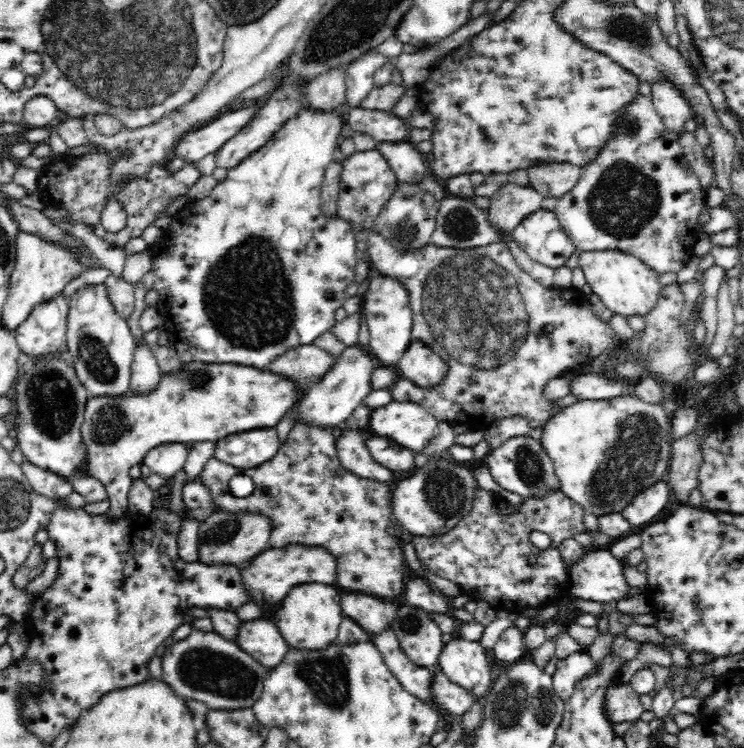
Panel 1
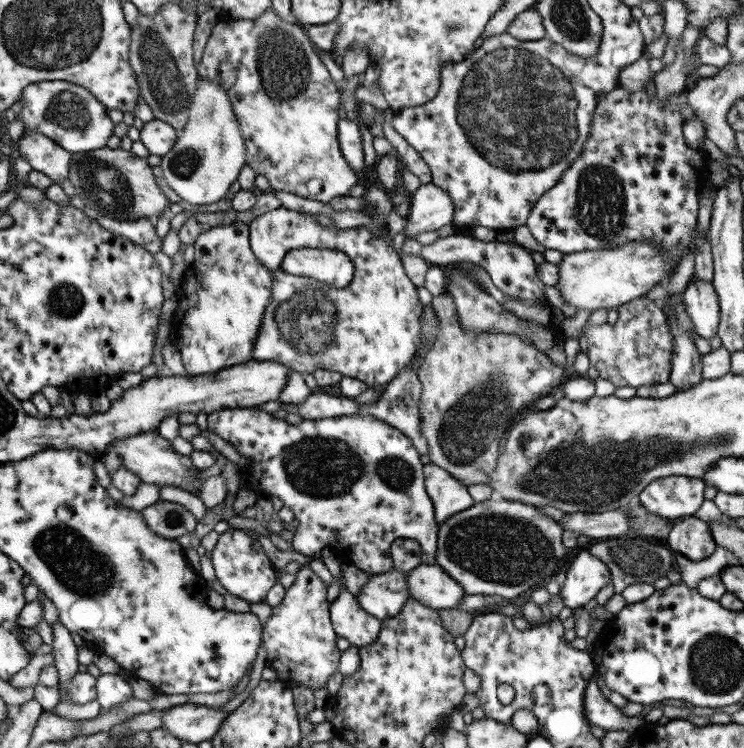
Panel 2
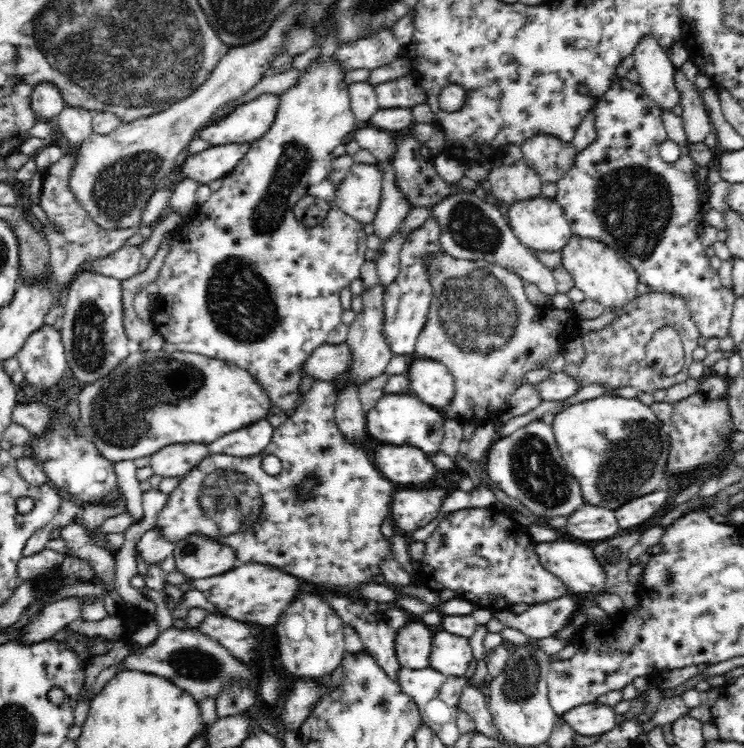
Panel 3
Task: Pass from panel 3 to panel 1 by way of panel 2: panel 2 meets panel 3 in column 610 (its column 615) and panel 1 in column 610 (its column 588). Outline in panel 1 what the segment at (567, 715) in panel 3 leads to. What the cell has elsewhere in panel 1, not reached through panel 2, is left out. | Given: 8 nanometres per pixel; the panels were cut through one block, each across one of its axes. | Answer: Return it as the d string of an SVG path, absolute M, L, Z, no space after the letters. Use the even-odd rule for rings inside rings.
M610 683L605 692L604 714L612 724L639 719L644 712L639 696L630 684Z

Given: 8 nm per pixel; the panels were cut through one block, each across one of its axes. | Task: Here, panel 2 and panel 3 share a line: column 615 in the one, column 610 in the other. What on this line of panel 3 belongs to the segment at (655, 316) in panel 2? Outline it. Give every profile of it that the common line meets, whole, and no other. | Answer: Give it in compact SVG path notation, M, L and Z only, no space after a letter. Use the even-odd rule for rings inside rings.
M444 252L433 255L432 253L424 253L421 260L429 272L433 299L427 312L424 328L415 342L414 357L420 356L441 362L452 374L454 398L441 412L447 419L454 420L461 425L471 422L477 424L491 422L501 414L503 408L506 408L514 392L517 392L525 384L525 377L531 371L545 369L546 362L554 354L562 353L563 343L578 334L584 345L584 356L582 356L580 364L566 361L564 372L571 378L576 378L581 388L588 386L588 384L601 384L601 386L614 388L628 388L630 386L638 388L638 391L651 394L658 389L668 389L690 378L688 368L693 362L693 352L698 347L698 338L701 336L698 327L692 321L686 301L680 295L654 291L640 294L630 304L626 304L622 308L615 308L617 317L614 321L600 330L583 334L578 331L578 322L582 318L579 318L573 308L566 311L560 310L552 304L545 307L535 306L526 297L524 288L527 284L524 280L514 271L510 271L498 263L486 259L454 258ZM664 326L673 326L678 331L683 343L685 368L679 376L664 377L654 371L645 359L646 345L650 342L652 335Z

